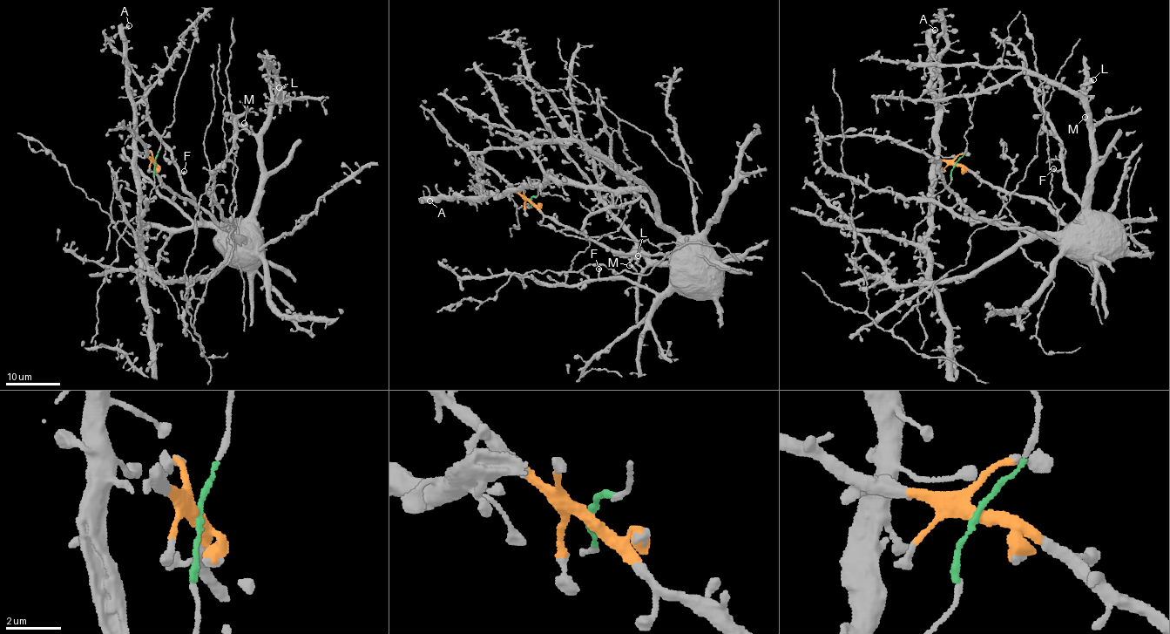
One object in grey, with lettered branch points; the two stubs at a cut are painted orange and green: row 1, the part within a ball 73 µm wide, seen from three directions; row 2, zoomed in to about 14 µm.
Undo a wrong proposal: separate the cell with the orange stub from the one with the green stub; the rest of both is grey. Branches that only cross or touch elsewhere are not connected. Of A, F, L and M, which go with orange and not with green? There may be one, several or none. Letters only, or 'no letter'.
F, L, M

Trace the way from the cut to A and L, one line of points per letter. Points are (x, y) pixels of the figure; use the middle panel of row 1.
A: (529, 200), (538, 196), (536, 179), (538, 179), (537, 182), (510, 192), (429, 201)
L: (529, 200), (562, 224), (616, 250), (677, 255), (681, 260), (651, 262), (633, 250), (635, 247), (638, 255)

